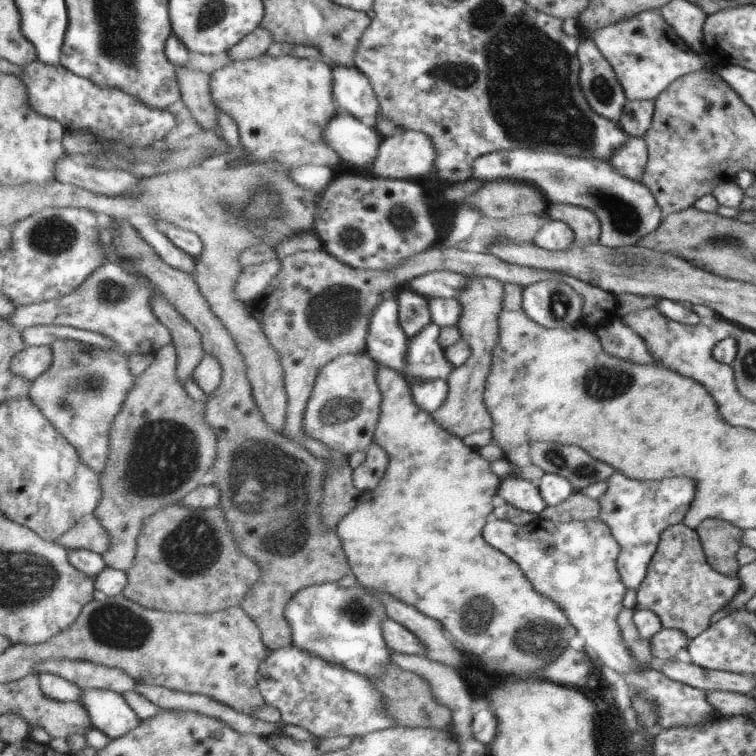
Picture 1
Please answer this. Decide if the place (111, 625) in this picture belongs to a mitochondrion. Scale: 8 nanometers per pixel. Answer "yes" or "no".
yes

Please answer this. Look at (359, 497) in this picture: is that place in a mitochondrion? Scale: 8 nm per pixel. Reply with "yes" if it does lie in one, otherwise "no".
no

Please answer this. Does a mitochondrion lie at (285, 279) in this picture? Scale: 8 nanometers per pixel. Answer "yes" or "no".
no

